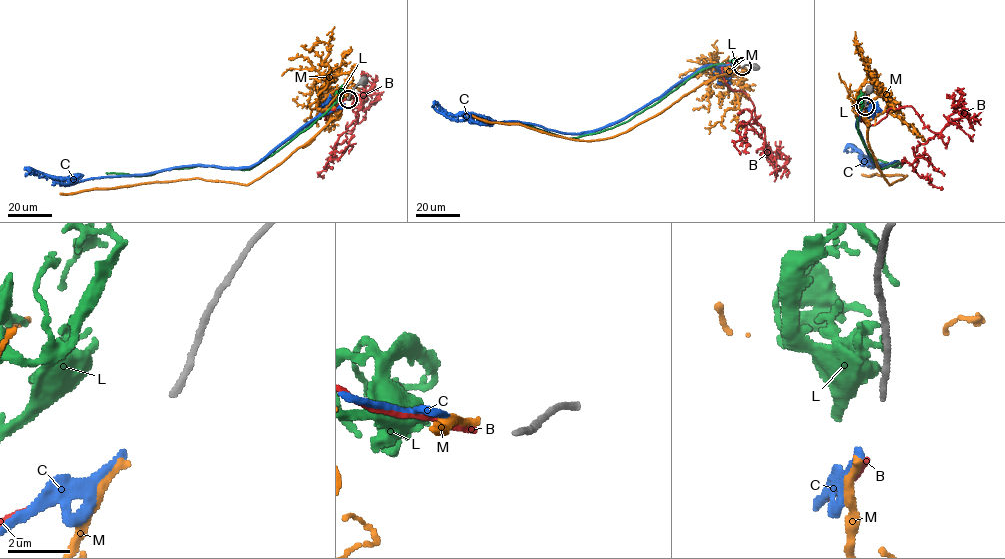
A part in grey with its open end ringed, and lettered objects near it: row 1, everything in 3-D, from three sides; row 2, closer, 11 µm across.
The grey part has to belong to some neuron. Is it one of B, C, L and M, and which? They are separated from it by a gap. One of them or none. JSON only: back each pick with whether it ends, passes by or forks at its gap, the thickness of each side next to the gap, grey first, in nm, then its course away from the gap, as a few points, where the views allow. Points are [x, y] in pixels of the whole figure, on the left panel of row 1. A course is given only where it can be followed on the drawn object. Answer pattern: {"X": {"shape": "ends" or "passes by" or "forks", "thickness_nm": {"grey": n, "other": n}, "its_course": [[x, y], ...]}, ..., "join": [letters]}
{"B": {"shape": "ends", "thickness_nm": {"grey": 190, "other": 200}, "its_course": [[344, 104], [327, 110], [325, 119], [354, 94], [357, 121], [330, 158], [352, 144], [348, 153]]}, "join": ["B"]}

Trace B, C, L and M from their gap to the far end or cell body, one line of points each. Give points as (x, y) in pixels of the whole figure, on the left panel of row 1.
B: (344, 104), (327, 110), (325, 119), (354, 94), (357, 121), (330, 158), (352, 144), (348, 153)
C: (345, 103), (318, 115), (249, 167), (187, 165), (77, 182), (75, 178), (51, 176), (32, 169), (25, 175)
L: (342, 98), (306, 128), (249, 169), (196, 166), (144, 175), (106, 173)
M: (345, 104), (338, 113), (330, 108), (330, 120), (313, 137), (247, 184), (198, 178), (60, 193)

